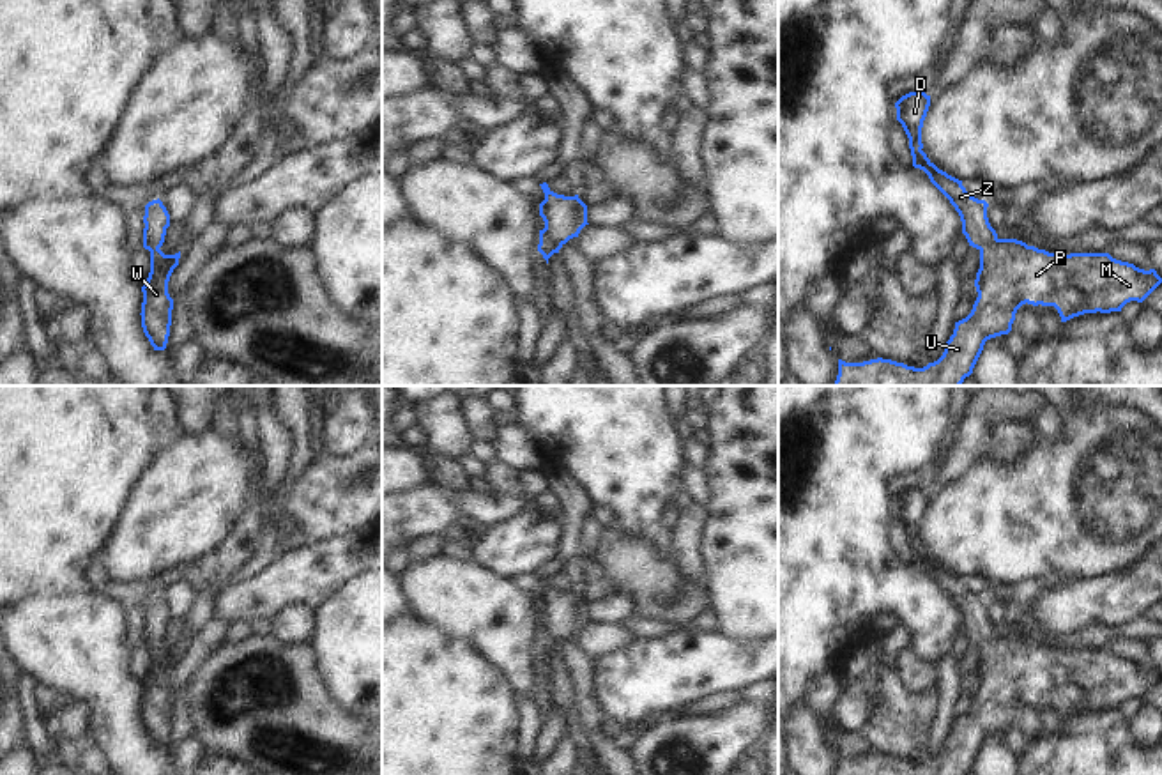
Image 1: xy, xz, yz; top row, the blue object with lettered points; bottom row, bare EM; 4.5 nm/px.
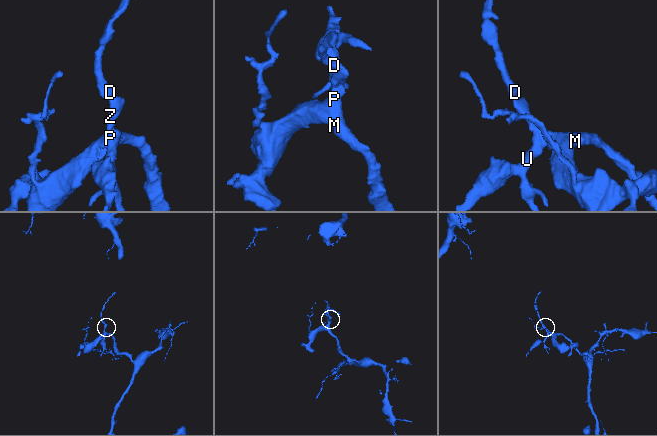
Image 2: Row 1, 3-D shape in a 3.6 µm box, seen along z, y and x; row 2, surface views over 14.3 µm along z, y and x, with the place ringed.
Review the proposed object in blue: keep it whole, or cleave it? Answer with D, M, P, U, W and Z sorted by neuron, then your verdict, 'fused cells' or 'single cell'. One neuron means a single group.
groups D M P U W Z; single cell

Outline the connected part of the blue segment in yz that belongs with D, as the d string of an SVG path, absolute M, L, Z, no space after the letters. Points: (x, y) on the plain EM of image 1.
M923 487L909 488L895 499L897 517L909 534L913 563L923 566L930 579L950 596L960 612L962 630L969 642L980 648L980 665L975 676L978 694L971 710L955 718L953 731L946 738L944 748L937 757L923 764L914 764L883 754L863 759L845 759L838 756L837 775L966 775L973 770L985 738L1008 731L1017 706L1026 699L1033 702L1054 702L1061 718L1066 718L1084 710L1121 708L1130 697L1143 699L1162 679L1155 665L1139 665L1134 660L1112 655L1109 649L1058 651L1028 642L1017 635L999 635L987 614L989 600L971 593L962 582L962 577L939 566L921 547L921 524L929 503L930 492Z

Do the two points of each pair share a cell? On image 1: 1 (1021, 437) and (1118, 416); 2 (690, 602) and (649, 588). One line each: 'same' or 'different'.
1: different
2: same

